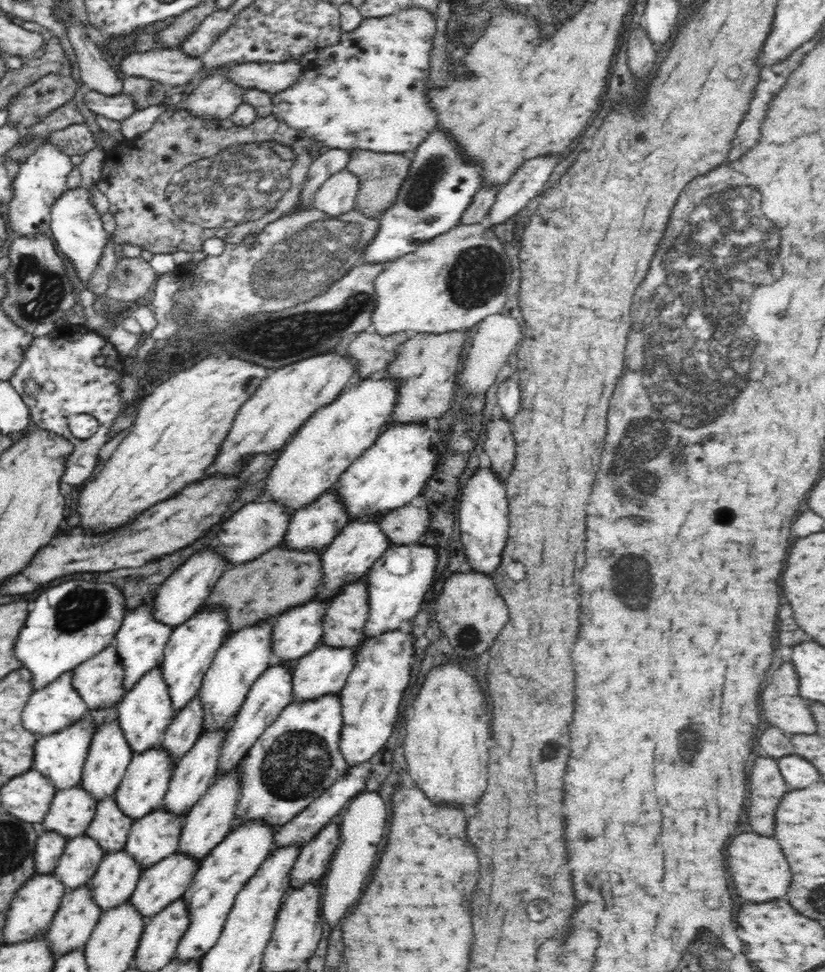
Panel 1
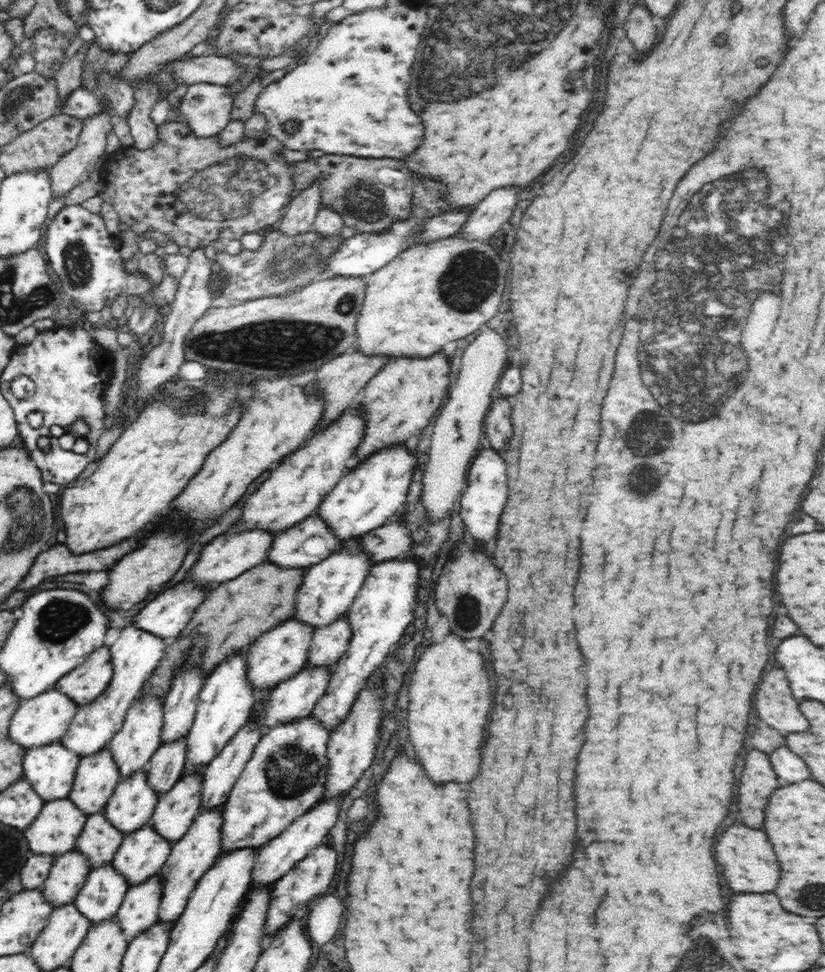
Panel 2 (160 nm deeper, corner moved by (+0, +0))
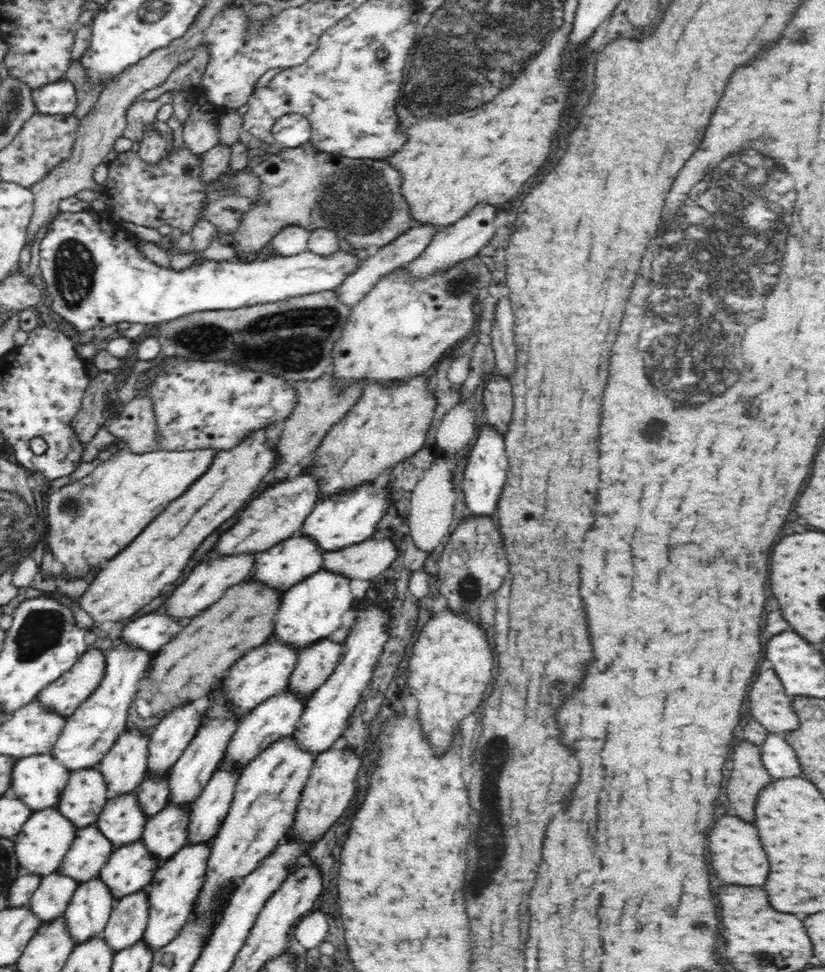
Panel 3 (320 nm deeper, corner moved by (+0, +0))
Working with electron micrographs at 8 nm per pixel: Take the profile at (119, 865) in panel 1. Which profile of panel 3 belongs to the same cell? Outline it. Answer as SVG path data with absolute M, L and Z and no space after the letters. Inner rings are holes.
M99 877L79 883L65 910L67 931L76 945L102 934L116 901Z

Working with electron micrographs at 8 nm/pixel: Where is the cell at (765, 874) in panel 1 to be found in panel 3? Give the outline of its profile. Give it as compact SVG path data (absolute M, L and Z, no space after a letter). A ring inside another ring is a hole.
M722 816L716 820L716 826L710 830L710 860L716 876L726 884L738 886L762 886L768 876L768 860L762 844L758 840L758 832L752 824L736 818L736 816Z

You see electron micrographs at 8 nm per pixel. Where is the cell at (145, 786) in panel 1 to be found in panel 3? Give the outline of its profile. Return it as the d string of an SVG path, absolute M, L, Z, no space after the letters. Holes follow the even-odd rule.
M134 791L120 795L106 802L96 822L114 850L141 839L148 820L140 809Z

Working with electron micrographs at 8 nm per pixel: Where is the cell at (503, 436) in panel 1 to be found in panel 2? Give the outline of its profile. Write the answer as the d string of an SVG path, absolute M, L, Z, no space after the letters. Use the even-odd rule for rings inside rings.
M500 397L491 402L490 408L486 412L483 430L486 438L490 441L492 449L500 452L506 450L512 424L510 424L510 400Z

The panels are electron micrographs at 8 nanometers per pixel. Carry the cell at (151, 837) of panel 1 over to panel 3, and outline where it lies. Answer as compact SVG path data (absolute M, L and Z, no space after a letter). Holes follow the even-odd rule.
M139 839L115 849L100 869L98 877L117 900L146 888L160 868L158 861Z

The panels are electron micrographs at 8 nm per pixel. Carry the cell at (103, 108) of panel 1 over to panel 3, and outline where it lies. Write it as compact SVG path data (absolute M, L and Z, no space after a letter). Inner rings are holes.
M66 79L34 89L31 94L38 113L72 115L77 108L75 86Z

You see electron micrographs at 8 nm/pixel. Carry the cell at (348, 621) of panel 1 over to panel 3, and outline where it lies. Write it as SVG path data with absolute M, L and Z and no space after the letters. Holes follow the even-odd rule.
M324 638L299 650L298 664L290 676L287 690L298 697L306 699L323 686L334 673L343 654L345 646L339 642L332 642L331 638Z

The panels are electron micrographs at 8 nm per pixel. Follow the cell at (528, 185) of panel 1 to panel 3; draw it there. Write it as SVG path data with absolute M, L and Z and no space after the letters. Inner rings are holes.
M480 204L478 208L473 208L458 222L442 228L432 237L430 244L426 246L426 250L418 258L412 259L402 266L407 276L411 276L411 278L430 276L430 274L436 274L436 272L444 272L446 268L456 266L456 264L460 264L468 258L478 256L478 252L488 244L488 240L494 235L494 221L497 217L497 210L496 206Z

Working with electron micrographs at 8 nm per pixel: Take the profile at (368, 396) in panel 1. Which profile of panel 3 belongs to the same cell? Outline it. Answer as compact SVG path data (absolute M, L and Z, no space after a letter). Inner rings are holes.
M305 469L298 476L270 484L254 495L240 511L240 520L232 528L221 534L214 550L210 552L221 556L234 554L258 554L281 543L298 533L305 518L320 500L317 478Z

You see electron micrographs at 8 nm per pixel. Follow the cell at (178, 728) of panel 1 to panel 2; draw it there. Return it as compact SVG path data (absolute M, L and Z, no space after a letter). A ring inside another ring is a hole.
M186 737L176 743L160 745L145 765L147 781L155 792L168 792L183 774L186 758Z

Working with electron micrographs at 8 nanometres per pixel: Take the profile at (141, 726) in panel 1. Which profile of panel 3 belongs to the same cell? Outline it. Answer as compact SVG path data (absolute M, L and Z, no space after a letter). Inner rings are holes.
M124 732L95 766L104 777L108 799L133 792L147 774L149 736Z

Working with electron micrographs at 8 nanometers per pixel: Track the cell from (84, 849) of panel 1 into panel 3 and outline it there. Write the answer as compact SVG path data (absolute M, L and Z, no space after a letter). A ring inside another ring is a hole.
M59 871L41 878L28 902L29 909L42 923L56 920L65 913L79 883Z

